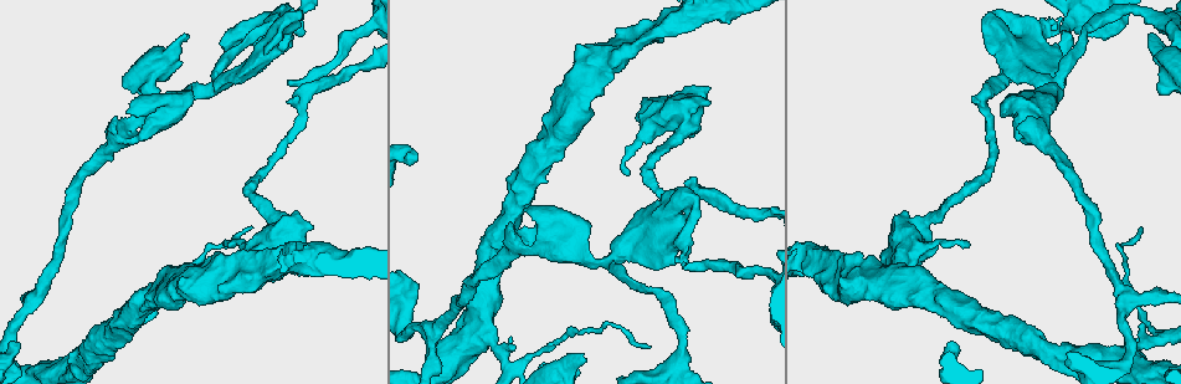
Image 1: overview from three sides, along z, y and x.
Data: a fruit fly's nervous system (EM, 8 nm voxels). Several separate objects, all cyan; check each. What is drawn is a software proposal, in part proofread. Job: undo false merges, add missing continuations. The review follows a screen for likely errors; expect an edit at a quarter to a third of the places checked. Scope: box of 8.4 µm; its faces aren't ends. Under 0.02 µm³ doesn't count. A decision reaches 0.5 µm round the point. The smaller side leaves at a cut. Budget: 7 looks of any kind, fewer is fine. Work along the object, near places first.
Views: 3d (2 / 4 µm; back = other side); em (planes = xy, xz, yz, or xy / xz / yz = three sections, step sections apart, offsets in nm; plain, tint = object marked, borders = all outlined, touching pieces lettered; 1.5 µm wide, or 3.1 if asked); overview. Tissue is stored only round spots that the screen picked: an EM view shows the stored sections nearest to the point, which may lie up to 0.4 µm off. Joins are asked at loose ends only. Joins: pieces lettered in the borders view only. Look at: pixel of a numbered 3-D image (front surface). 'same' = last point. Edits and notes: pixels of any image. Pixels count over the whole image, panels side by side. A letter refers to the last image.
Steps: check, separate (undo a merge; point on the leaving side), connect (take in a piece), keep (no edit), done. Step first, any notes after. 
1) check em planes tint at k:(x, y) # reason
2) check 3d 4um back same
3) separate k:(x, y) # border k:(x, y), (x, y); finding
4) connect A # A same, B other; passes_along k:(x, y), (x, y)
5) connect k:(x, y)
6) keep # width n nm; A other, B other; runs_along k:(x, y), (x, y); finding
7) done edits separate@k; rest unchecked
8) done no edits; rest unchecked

check em planes tint at 1:(290, 21)

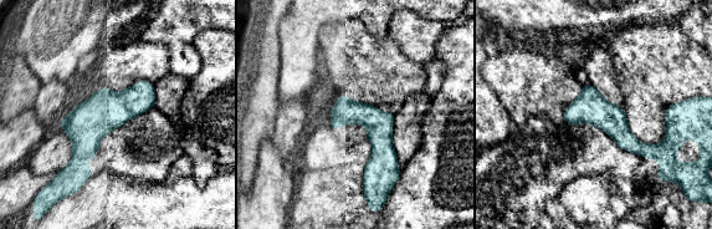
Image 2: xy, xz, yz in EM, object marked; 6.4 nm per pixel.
check em planes borders same # what lies round it

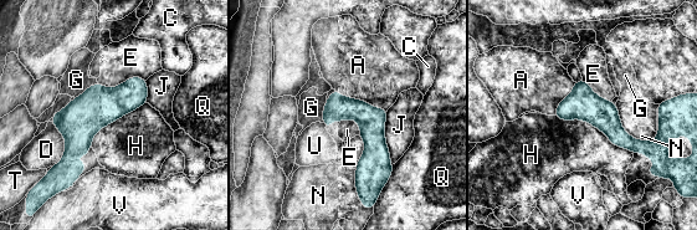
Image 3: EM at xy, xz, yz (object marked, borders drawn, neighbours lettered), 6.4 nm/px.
keep # A other, C other, D other, E other, G other, H other, J other, N other, Q other, T other, U other, V other; border 3:(554, 114), (584, 119), (633, 152); one neuron here

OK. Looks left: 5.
check em yz step 4 borders at 1:(1148, 34) # stops while still wide

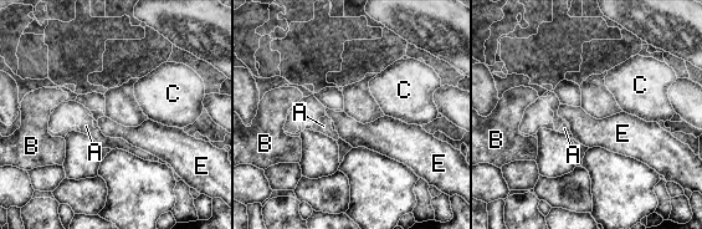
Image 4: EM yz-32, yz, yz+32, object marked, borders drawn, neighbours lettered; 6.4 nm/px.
check em planes borders same # another direction

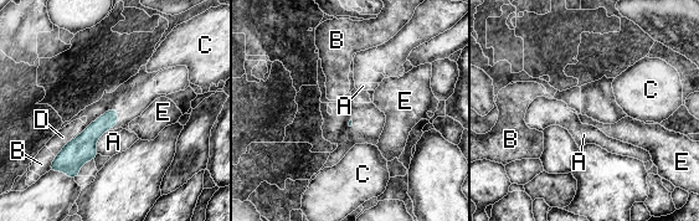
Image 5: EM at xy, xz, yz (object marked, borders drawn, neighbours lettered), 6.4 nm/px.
keep # A other, B other, C other, D other, E other; runs_along 5:(112, 112), (73, 155), (73, 173); no lettered piece goes on from it

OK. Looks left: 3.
check 3d 2um at 1:(827, 276) # a fork

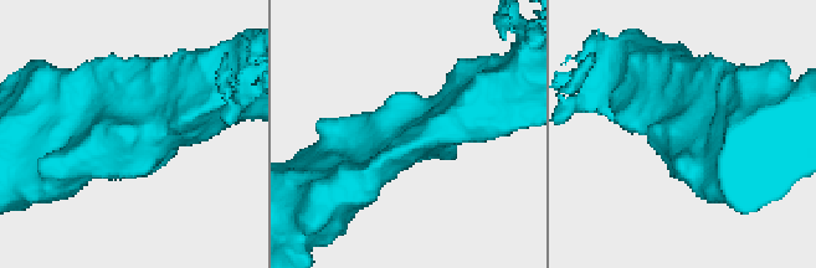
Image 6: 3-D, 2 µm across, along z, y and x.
check em planes borders at 6:(149, 129)

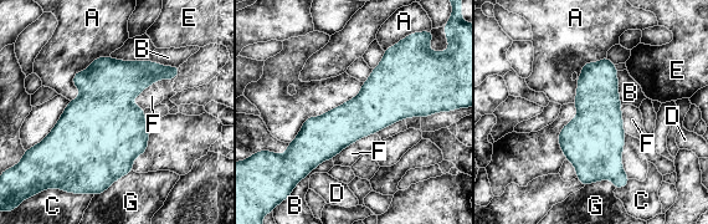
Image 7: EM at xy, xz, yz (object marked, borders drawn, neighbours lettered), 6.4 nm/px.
keep # longest_contact A 380 nm; A other, B other, C other, D other, E other, F other, G other; border 7:(373, 133), (358, 138), (333, 158); one neuron here

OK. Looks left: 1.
done no edits; rest unchecked

